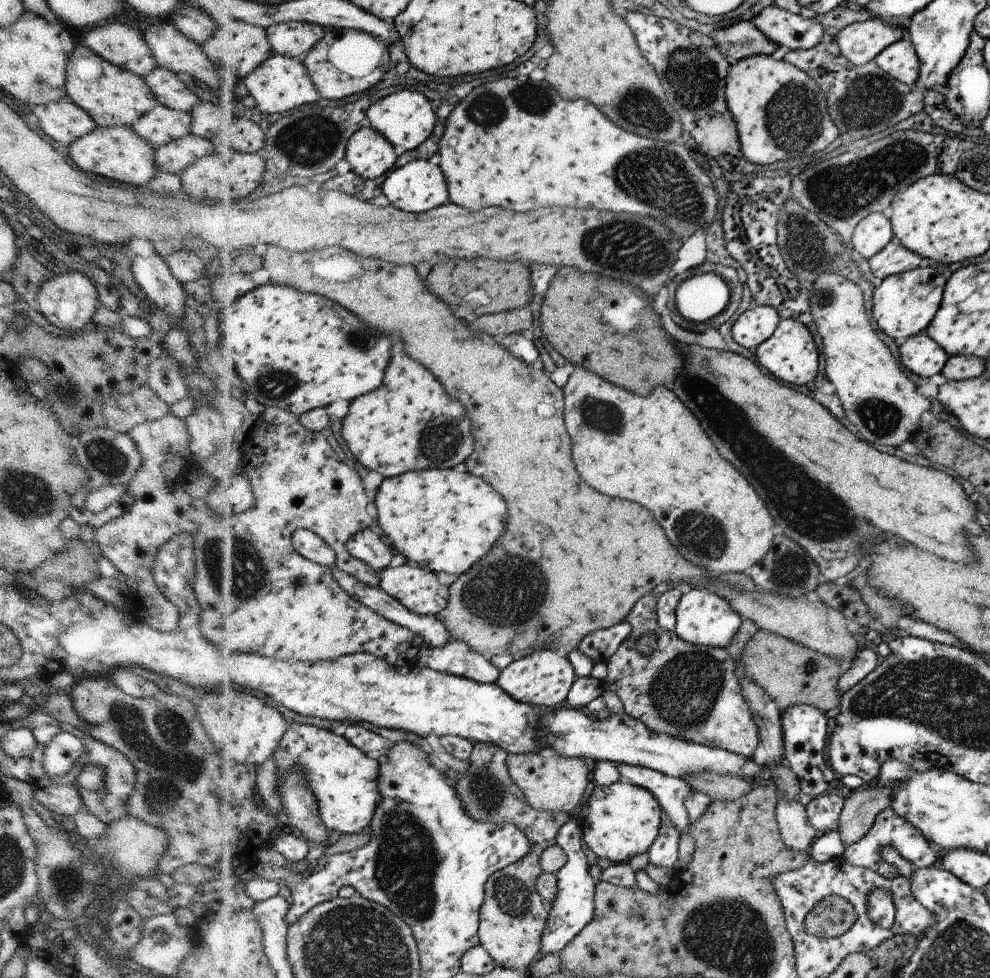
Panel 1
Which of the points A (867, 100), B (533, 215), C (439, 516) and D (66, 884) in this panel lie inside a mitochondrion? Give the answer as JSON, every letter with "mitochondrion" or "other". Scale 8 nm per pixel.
{"A":"mitochondrion","B":"other","C":"other","D":"mitochondrion"}

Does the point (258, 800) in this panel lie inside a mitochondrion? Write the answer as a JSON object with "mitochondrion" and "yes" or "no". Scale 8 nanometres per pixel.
{"mitochondrion":"no"}

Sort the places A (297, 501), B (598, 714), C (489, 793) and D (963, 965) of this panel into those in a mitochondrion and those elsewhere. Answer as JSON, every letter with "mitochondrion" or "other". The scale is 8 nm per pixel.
{"A":"other","B":"other","C":"mitochondrion","D":"mitochondrion"}

